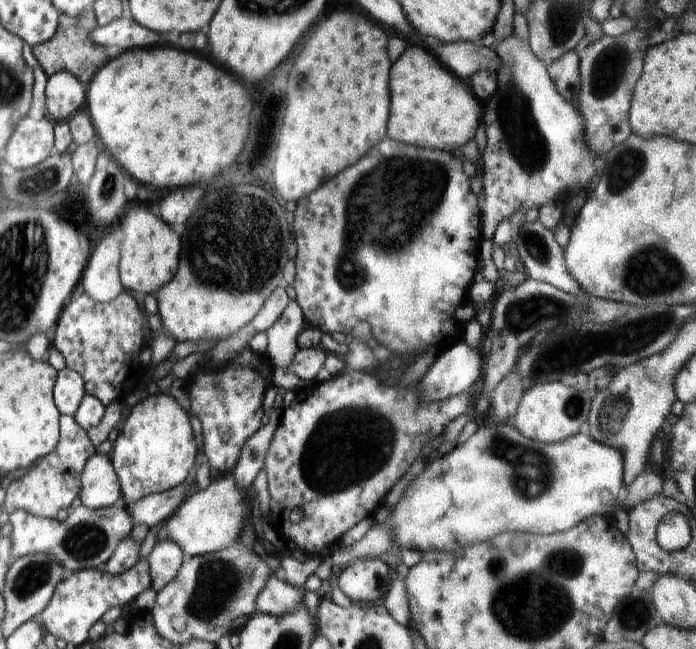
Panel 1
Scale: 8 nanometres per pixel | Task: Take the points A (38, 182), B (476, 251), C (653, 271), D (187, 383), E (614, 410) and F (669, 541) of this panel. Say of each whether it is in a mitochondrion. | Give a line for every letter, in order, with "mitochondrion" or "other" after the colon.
A: mitochondrion
B: other
C: mitochondrion
D: other
E: mitochondrion
F: other

